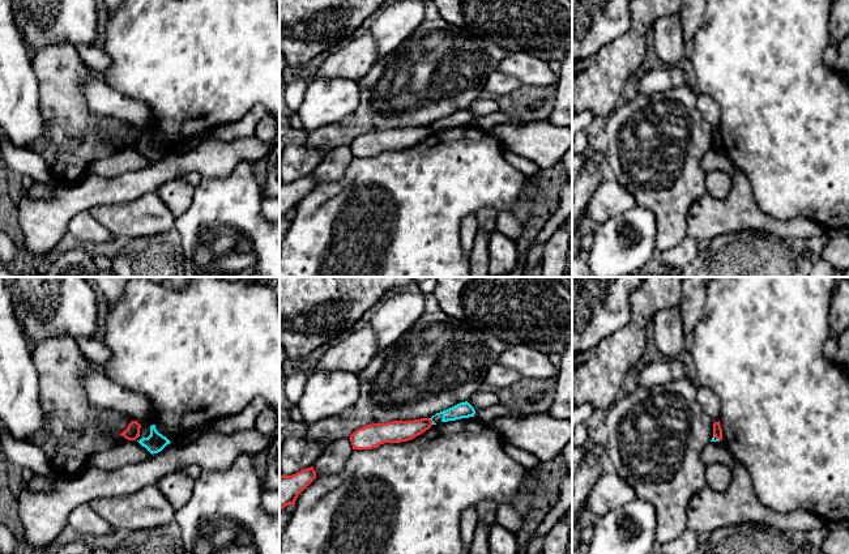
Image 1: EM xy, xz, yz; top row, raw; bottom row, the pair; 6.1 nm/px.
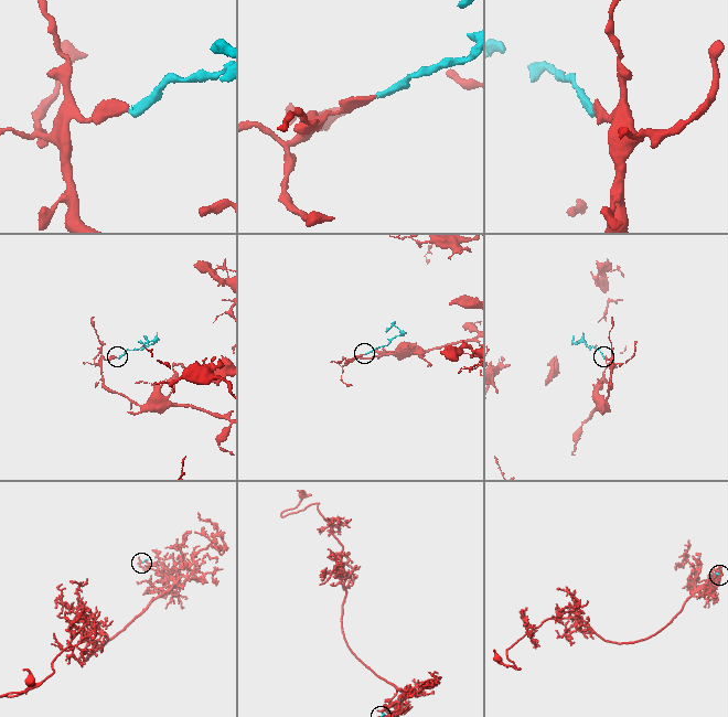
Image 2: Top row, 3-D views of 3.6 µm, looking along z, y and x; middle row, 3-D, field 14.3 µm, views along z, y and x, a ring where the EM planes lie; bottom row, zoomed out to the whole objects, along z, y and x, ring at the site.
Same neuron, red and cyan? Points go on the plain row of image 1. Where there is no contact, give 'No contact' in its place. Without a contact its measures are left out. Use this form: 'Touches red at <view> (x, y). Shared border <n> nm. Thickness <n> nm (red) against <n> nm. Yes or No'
Touches red at xz (431, 128). Shared border 50 nm. Thickness 140 nm (red) against 100 nm. No

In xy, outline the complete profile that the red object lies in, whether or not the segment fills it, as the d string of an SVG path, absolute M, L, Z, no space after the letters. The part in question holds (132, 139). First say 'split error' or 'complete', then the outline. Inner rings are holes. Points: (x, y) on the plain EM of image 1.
complete; M132 128L127 137L123 138L120 142L124 144L128 148L136 148L140 142L141 132L137 128Z

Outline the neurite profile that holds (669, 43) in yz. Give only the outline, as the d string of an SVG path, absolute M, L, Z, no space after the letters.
M679 12L656 20L654 48L665 65L677 64L684 56L684 39Z

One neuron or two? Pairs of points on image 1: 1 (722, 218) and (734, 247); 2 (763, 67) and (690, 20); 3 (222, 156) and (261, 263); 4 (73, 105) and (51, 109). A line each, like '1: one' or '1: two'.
1: two
2: two
3: two
4: one

